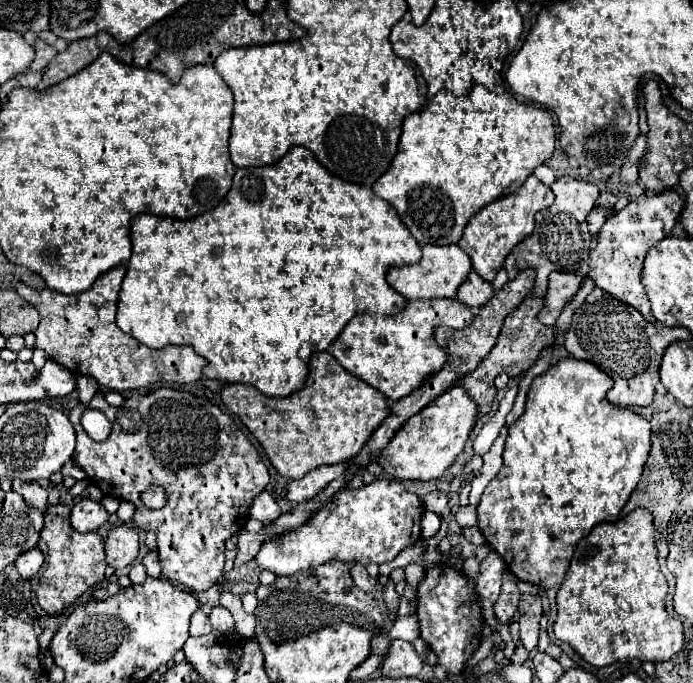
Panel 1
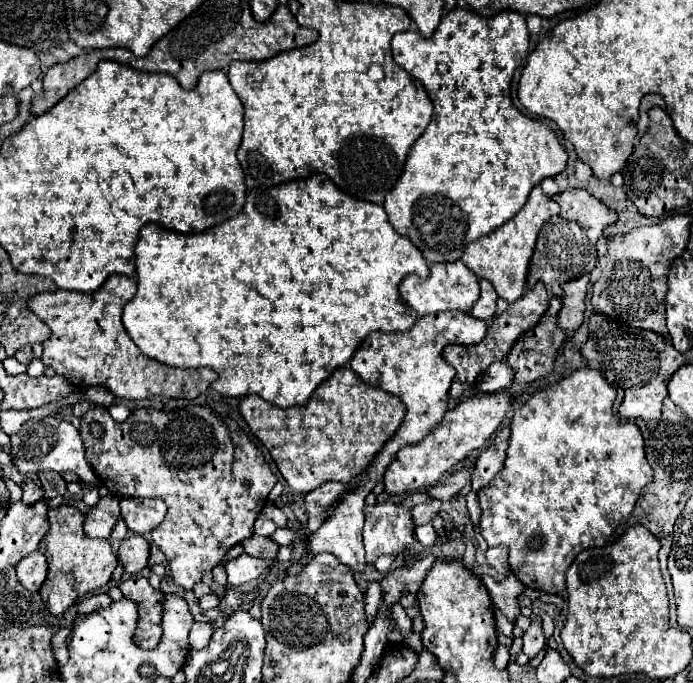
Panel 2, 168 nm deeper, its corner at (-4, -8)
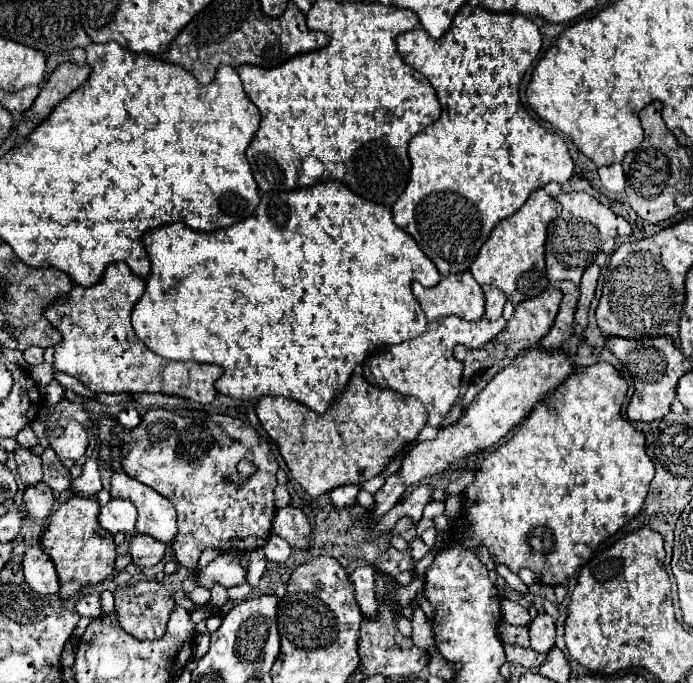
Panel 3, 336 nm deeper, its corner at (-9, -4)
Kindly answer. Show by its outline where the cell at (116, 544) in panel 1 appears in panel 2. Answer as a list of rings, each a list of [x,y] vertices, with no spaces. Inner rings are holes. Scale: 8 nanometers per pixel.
[[[142,536],[124,538],[118,550],[118,560],[122,562],[128,574],[142,572],[148,564],[148,556],[150,556],[150,544]]]

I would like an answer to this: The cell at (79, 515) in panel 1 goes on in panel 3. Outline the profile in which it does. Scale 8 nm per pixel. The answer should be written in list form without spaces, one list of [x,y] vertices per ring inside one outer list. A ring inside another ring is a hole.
[[[111,498],[99,510],[99,524],[103,530],[107,530],[111,534],[117,534],[117,532],[133,534],[135,532],[135,518],[137,518],[137,510],[133,508],[133,504],[129,500]]]

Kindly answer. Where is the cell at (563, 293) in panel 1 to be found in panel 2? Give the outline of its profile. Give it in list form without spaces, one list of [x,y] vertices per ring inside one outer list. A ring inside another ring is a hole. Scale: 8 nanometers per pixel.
[[[584,274],[576,280],[570,280],[564,284],[564,296],[562,296],[562,310],[558,316],[558,324],[564,330],[578,330],[584,320],[584,298],[588,290],[590,278]]]

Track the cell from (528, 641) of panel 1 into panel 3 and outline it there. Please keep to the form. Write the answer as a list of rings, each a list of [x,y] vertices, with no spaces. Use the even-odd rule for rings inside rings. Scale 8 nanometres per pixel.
[[[537,614],[537,618],[529,626],[531,648],[535,652],[547,654],[555,644],[555,622],[549,614]]]

